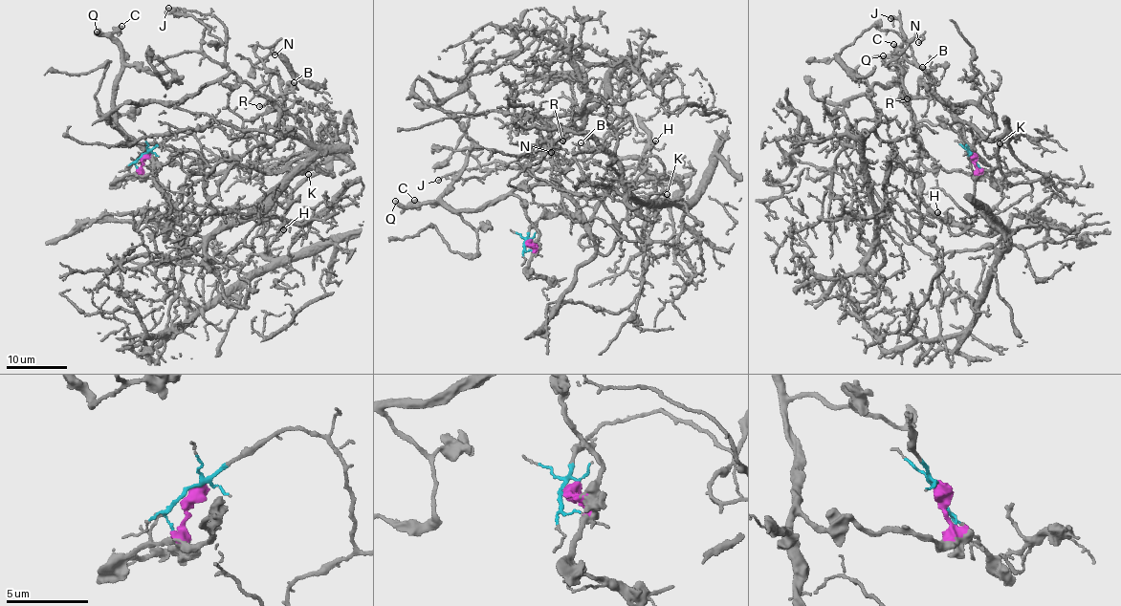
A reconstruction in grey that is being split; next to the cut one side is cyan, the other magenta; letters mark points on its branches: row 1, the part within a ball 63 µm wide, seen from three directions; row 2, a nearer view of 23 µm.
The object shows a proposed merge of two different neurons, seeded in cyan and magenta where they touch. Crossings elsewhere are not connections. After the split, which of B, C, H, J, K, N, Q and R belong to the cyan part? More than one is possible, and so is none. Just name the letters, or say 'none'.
B, H, J, K, N, R

